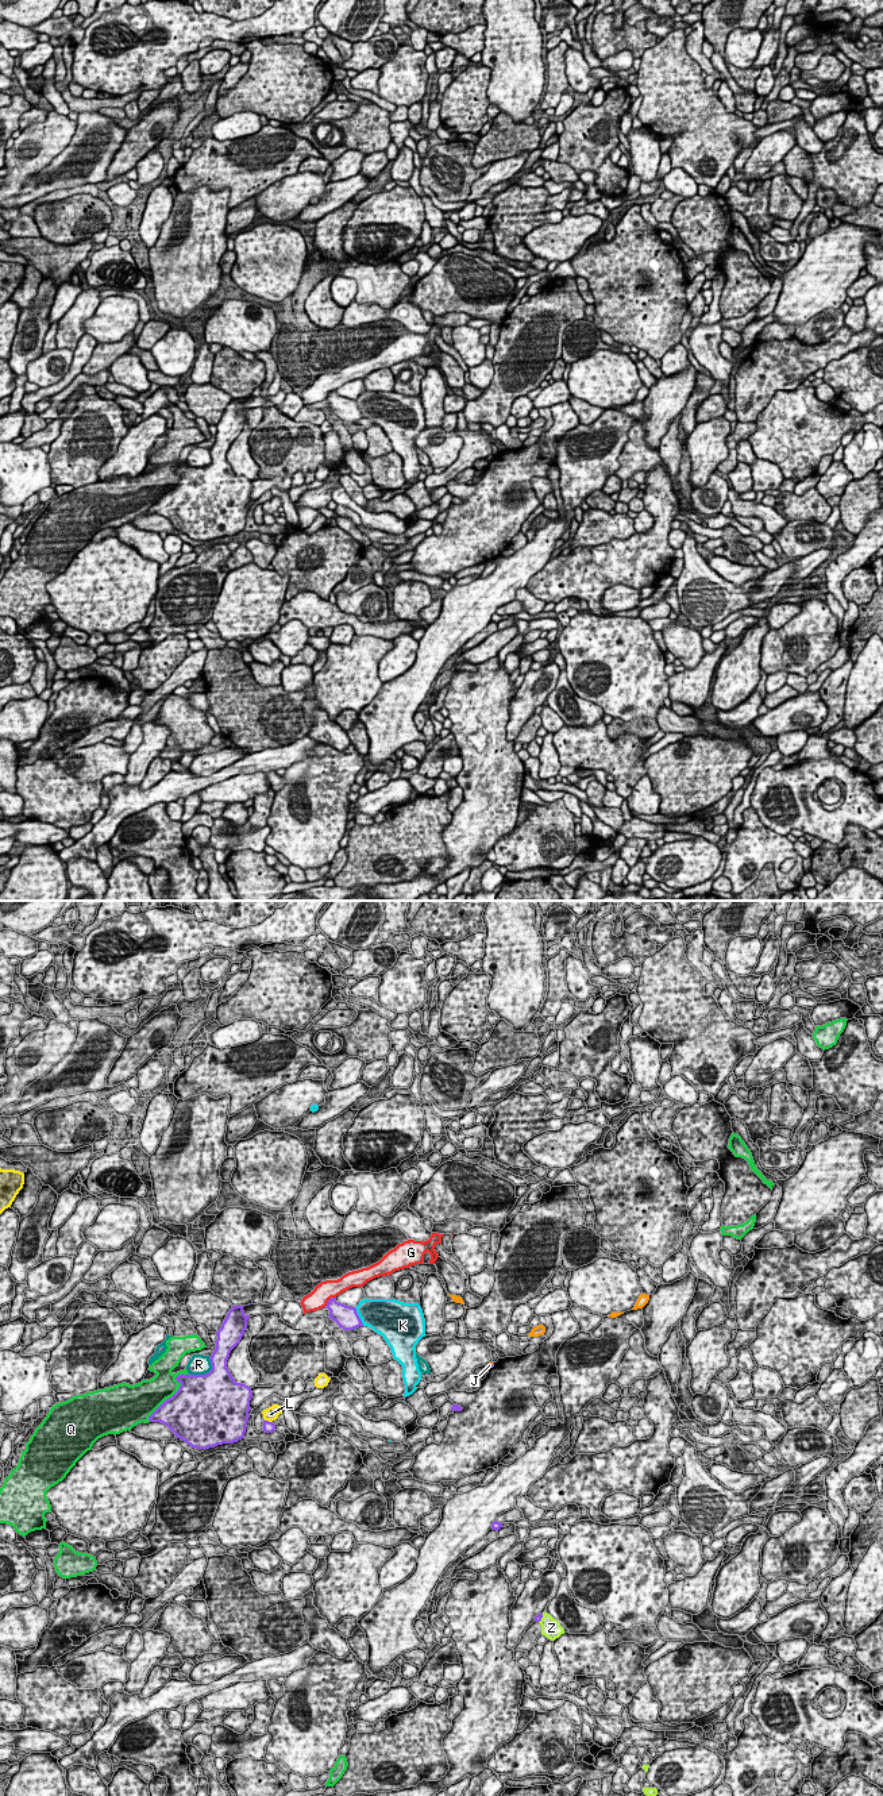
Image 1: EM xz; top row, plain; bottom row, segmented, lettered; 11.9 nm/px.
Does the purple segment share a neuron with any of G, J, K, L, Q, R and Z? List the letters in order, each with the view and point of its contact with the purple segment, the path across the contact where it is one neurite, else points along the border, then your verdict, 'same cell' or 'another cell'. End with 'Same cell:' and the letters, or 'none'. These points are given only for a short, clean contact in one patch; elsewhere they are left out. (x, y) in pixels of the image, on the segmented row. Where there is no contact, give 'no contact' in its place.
G: xz (328, 1301) | another cell
J: xz (492, 1365) | same cell
K: xz (358, 1317) | another cell
L: xz (268, 1421) | another cell
Q: xz (174, 1394) | another cell
R: xz (205, 1374) | another cell
Z: xz (542, 1617) | another cell
Same cell: J

